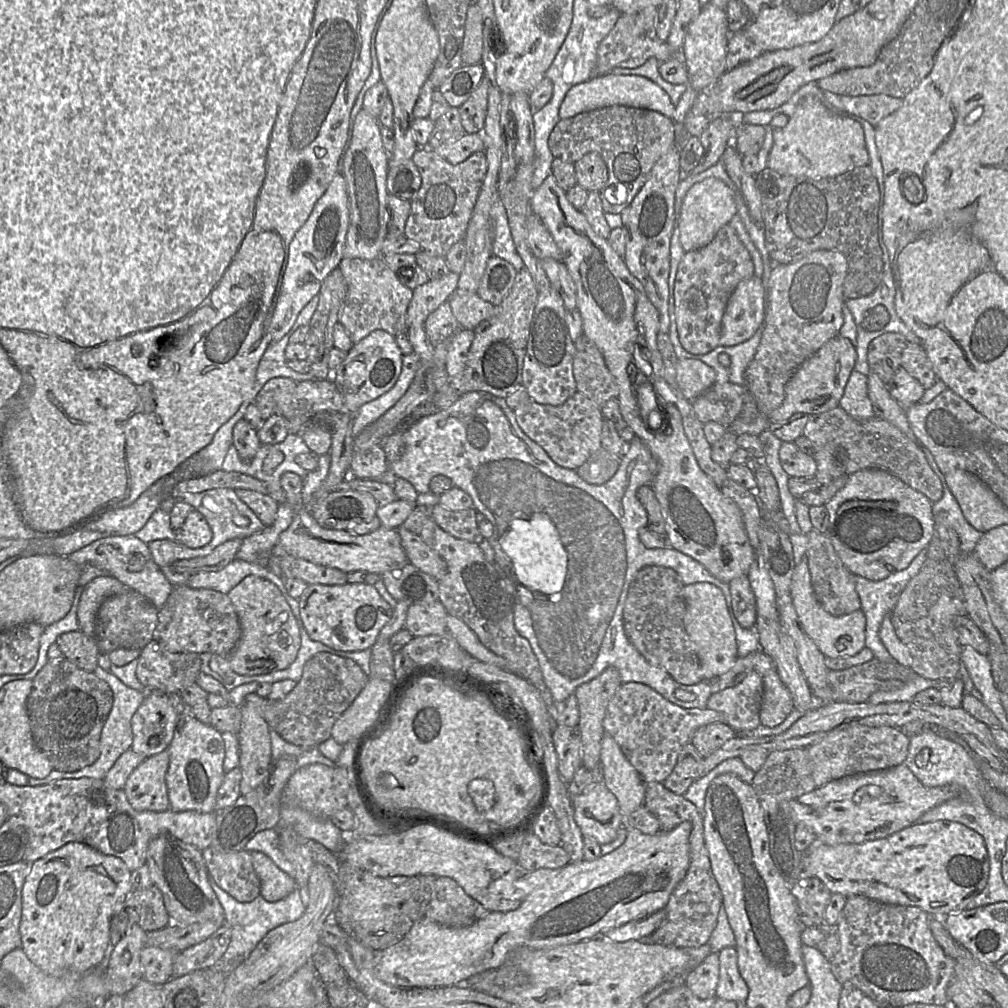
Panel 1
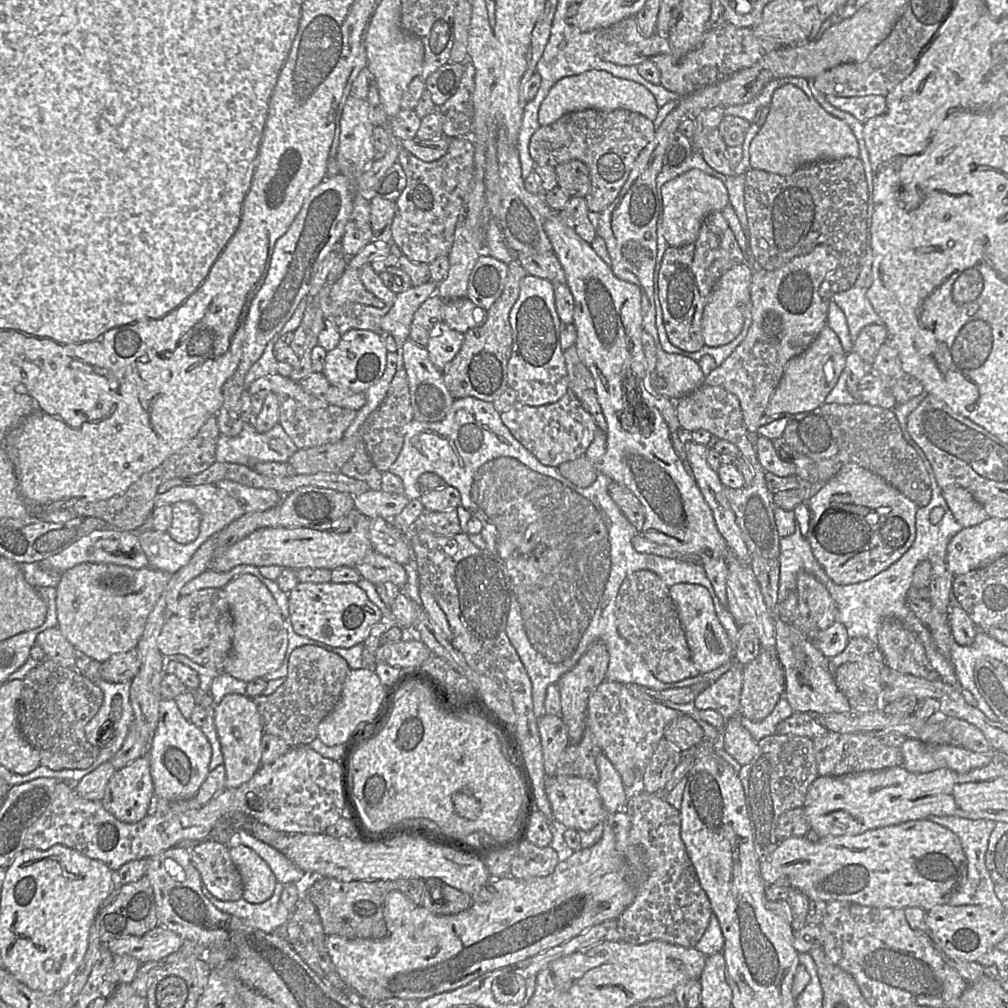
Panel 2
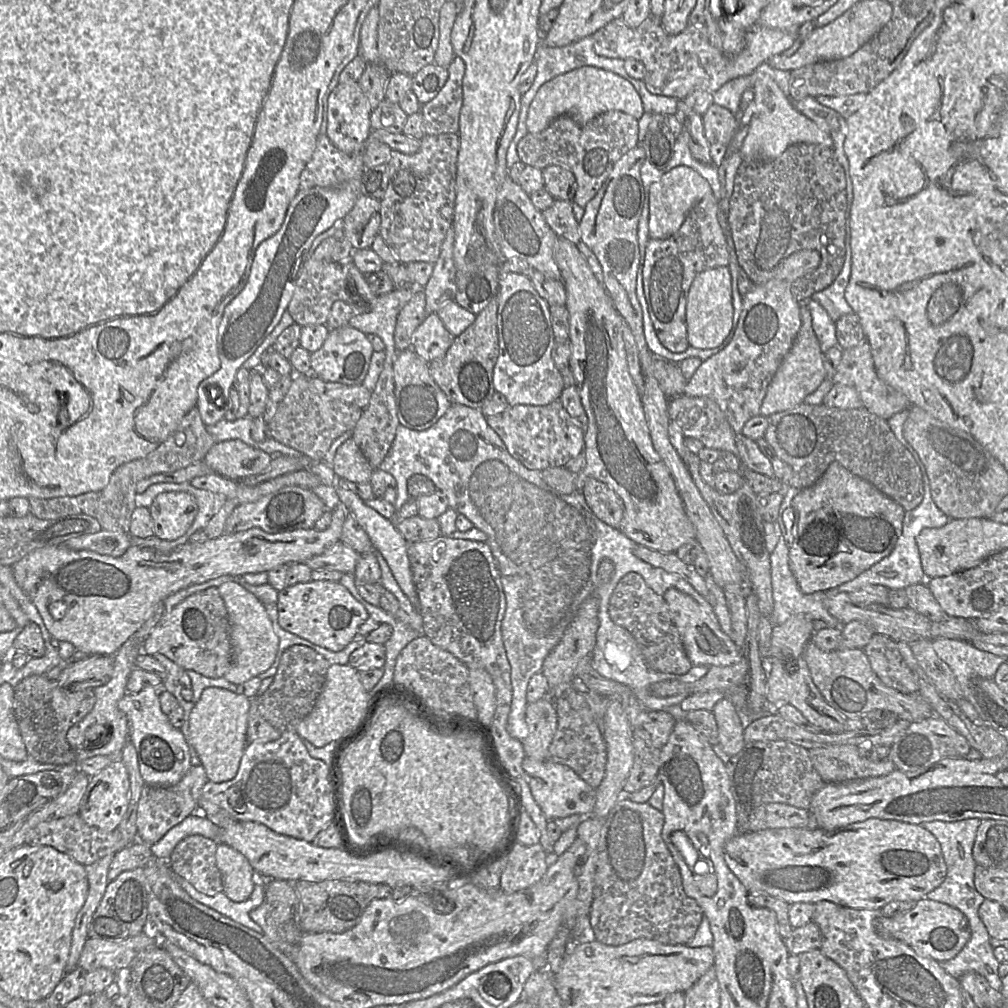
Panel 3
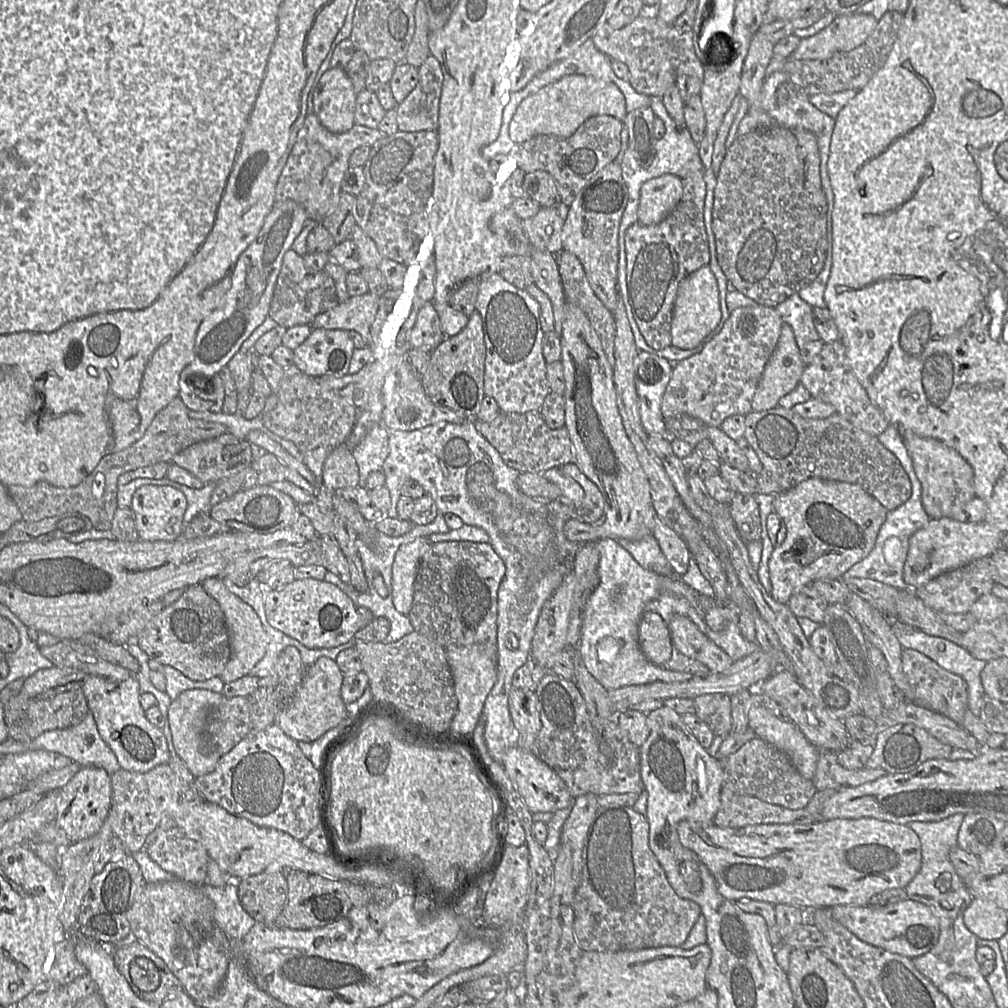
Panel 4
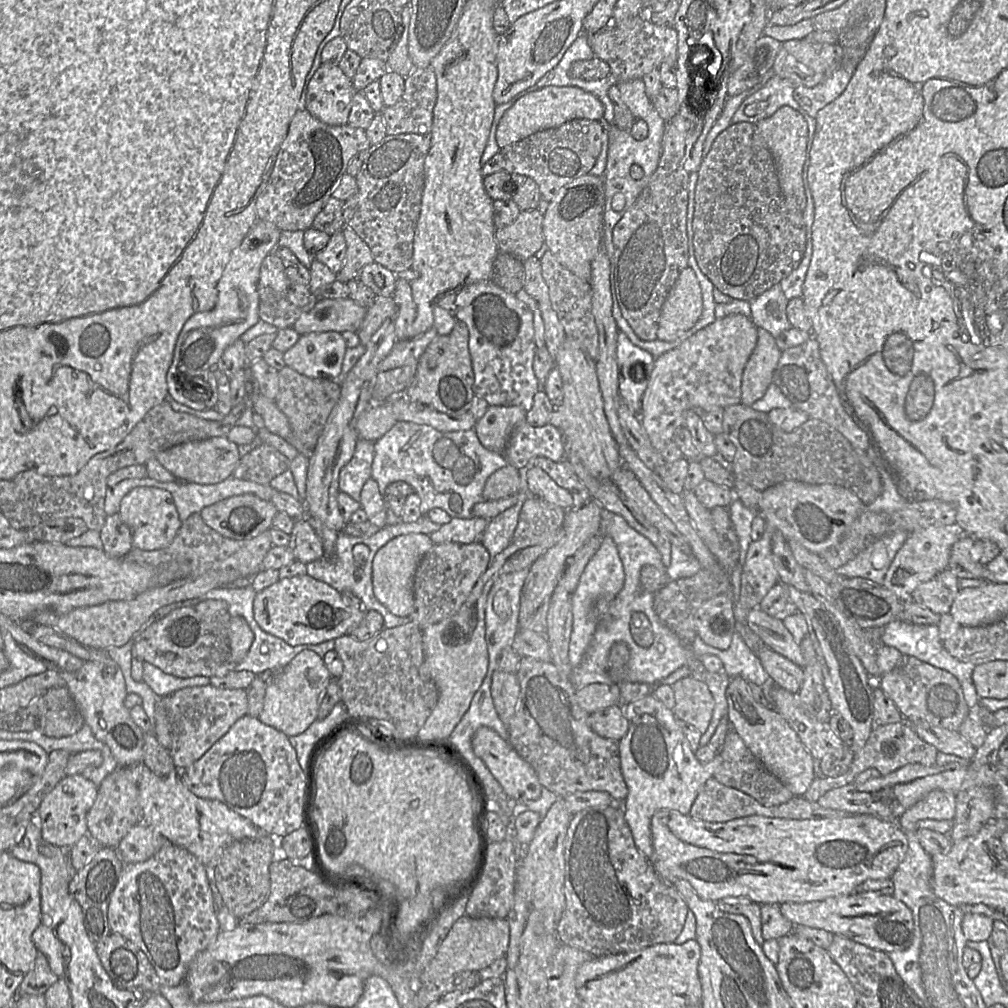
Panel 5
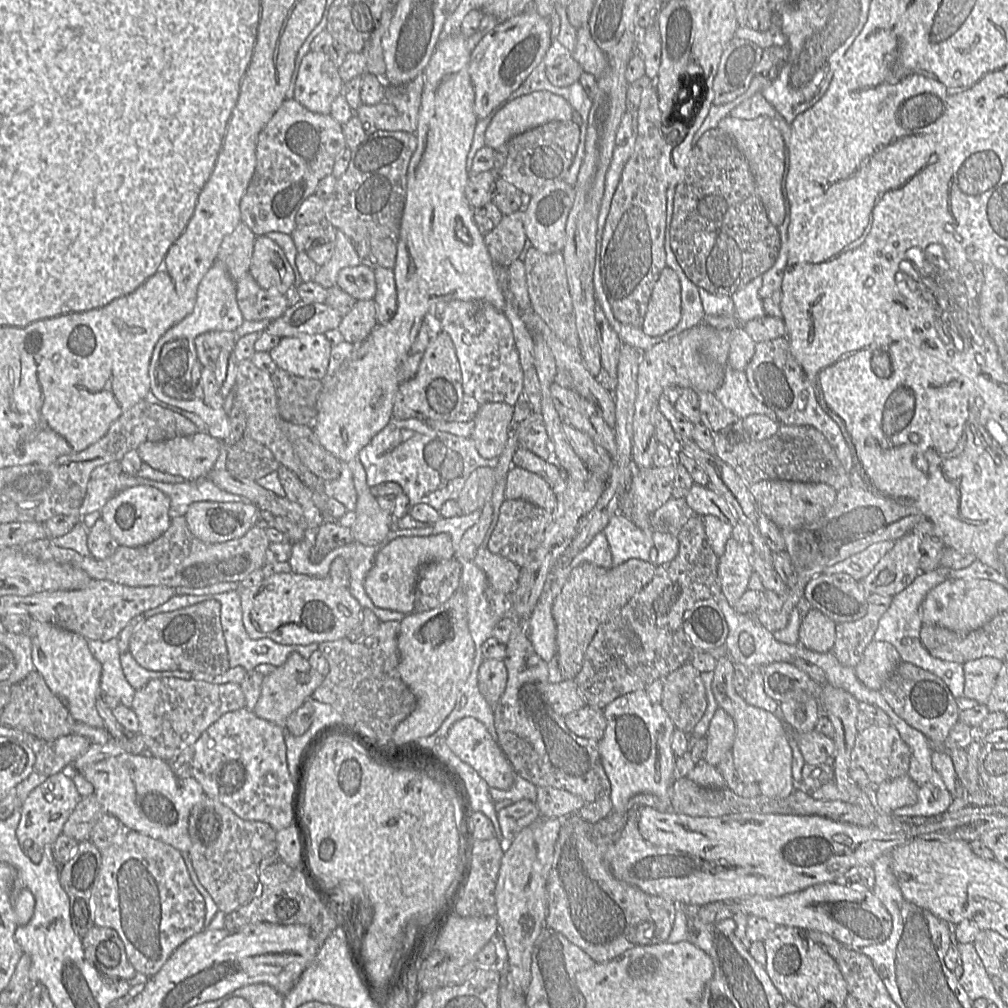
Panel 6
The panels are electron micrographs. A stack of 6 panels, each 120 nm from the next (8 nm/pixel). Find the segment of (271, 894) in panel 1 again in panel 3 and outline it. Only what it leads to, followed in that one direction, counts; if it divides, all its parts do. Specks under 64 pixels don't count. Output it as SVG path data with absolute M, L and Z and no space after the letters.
M218 844L216 865L222 876L223 893L234 902L247 900L258 881L247 858L229 845Z

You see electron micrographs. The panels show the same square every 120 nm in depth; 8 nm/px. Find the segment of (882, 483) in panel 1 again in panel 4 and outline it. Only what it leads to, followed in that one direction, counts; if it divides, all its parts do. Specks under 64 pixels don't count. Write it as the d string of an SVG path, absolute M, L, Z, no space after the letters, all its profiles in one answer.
M810 478L789 490L774 494L773 512L778 514L786 528L786 537L779 545L773 543L775 548L769 559L770 595L785 604L800 588L817 580L840 579L851 566L867 557L875 546L888 509L857 484Z

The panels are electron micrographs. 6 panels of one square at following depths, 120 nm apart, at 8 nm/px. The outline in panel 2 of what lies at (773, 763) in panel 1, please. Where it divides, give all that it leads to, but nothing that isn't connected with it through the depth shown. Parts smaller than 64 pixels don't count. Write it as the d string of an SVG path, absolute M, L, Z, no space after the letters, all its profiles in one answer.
M795 735L767 736L757 742L755 757L749 764L742 766L737 775L744 788L754 846L762 859L770 855L781 842L777 837L780 816L804 805L807 791L818 777L813 741Z

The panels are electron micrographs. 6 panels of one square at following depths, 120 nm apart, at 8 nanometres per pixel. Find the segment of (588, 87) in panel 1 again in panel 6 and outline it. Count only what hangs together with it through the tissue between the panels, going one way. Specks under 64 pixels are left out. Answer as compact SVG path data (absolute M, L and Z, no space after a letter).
M537 91L506 102L493 116L485 130L485 145L497 149L514 136L552 121L575 120L571 105L561 96L548 91Z

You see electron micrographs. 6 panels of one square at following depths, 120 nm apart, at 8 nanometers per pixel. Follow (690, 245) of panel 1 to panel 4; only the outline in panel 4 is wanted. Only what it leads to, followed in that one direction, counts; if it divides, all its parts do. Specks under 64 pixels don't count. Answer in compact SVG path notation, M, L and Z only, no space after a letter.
M664 174L646 181L640 190L639 223L651 226L663 221L677 206L683 195L682 179Z

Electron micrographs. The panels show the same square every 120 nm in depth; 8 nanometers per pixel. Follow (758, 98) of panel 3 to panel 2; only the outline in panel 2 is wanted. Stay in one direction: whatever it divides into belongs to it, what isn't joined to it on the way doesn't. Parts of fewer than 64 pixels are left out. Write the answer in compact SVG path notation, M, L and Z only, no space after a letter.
M785 84L775 89L768 107L768 115L749 147L751 169L788 176L806 164L846 157L859 158L859 143L851 128L844 121L825 111L813 97L809 97L800 88Z

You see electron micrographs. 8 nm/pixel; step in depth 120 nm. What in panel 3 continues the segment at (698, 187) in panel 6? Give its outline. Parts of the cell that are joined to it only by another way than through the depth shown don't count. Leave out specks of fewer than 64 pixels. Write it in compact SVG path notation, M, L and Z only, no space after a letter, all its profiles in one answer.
M796 143L790 145L779 157L774 159L753 161L743 160L737 169L734 178L733 191L729 198L728 221L737 263L755 285L764 285L768 281L779 279L779 270L783 266L786 259L792 254L802 250L818 251L821 255L821 262L818 268L813 272L791 282L791 291L797 300L803 301L810 299L814 293L822 291L833 284L835 279L841 273L845 264L845 259L847 258L847 253L850 250L849 201L847 197L847 175L845 170L837 160L832 149L809 143Z

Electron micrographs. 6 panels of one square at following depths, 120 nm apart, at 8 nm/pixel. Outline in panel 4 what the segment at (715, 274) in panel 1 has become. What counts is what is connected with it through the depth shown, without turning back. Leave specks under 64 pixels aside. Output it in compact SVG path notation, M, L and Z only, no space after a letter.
M698 171L681 178L683 195L675 209L660 223L645 226L639 222L624 233L624 250L619 252L618 294L632 315L646 343L655 349L672 346L671 323L680 282L711 259L704 221L706 183Z

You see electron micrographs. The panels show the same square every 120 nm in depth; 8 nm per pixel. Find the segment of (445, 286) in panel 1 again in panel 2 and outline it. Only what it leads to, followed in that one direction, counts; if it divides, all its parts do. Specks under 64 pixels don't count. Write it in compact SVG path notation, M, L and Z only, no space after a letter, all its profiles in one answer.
M429 281L398 293L395 302L381 320L381 329L393 336L401 348L409 336L414 313L430 296L435 295L438 283Z

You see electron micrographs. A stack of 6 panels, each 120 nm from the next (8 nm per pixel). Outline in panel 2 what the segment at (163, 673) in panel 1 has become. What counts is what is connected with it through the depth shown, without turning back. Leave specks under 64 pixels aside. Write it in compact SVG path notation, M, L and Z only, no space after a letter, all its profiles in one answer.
M136 649L126 653L111 656L100 663L99 674L102 679L110 683L130 681L140 669L140 658Z

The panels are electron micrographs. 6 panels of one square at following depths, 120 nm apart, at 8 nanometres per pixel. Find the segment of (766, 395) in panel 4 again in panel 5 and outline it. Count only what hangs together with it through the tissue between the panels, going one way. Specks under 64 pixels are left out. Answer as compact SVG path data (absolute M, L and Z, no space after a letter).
M764 329L758 330L758 341L743 372L741 401L747 407L761 399L772 383L782 350L776 338Z

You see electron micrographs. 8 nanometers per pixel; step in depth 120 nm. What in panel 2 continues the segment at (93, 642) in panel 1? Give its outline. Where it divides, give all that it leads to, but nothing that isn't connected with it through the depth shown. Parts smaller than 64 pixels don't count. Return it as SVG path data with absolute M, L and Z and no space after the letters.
M57 627L48 628L39 633L35 645L43 650L46 659L62 666L75 667L79 662L80 658L76 649Z

